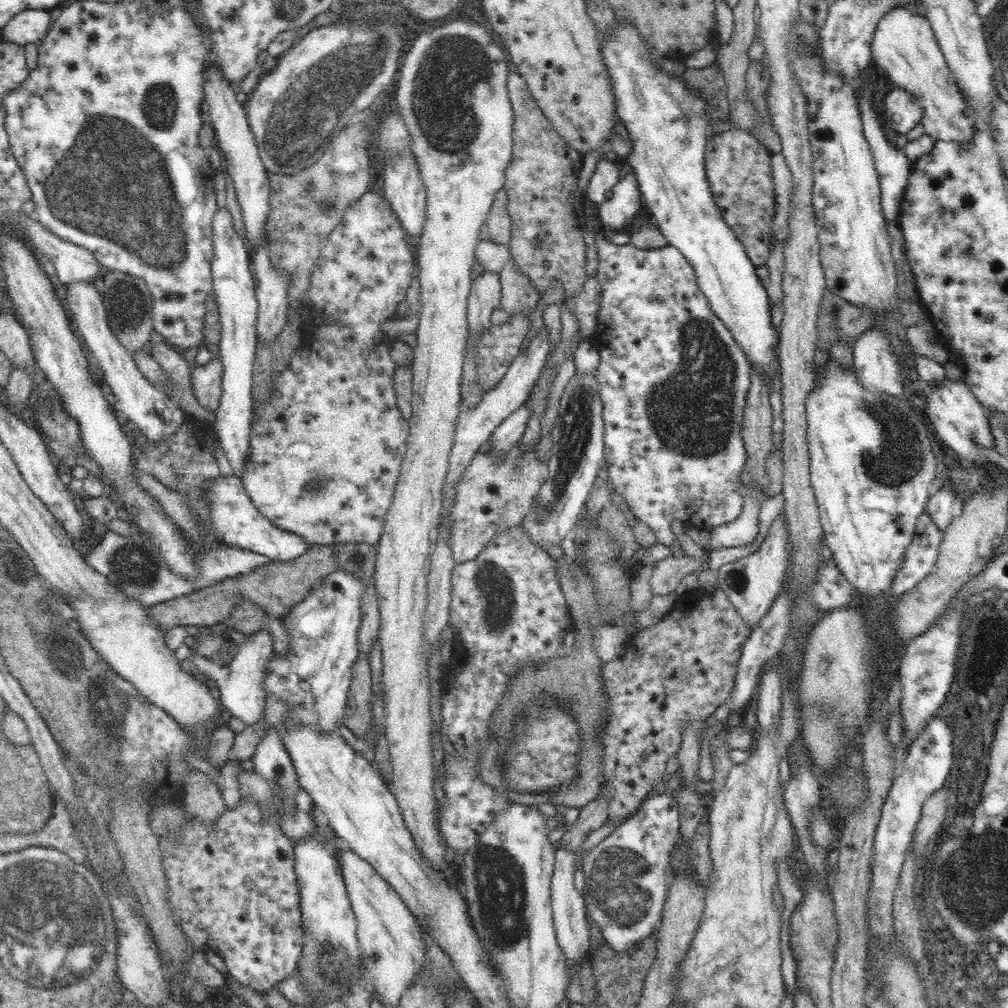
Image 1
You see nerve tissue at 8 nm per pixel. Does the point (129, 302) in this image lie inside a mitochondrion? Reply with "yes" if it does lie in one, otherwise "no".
yes

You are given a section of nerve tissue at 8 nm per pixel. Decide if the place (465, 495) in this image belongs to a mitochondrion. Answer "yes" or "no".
no

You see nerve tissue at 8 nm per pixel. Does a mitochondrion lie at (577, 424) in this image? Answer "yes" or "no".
yes

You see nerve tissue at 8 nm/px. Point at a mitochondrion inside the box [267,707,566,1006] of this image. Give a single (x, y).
(499, 885)

